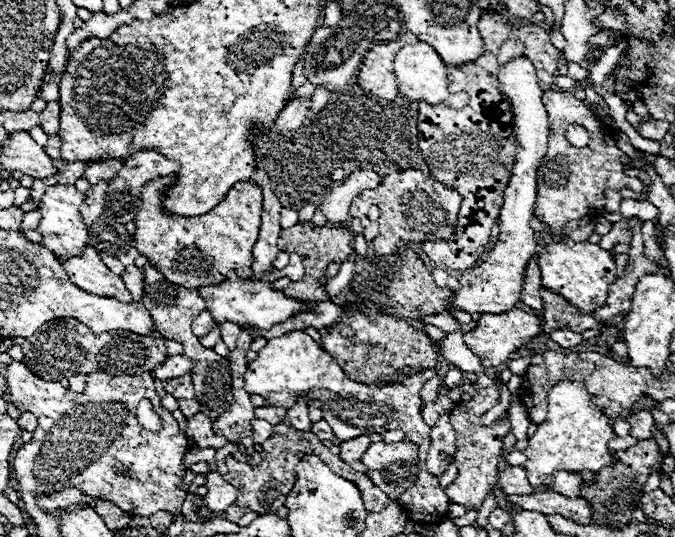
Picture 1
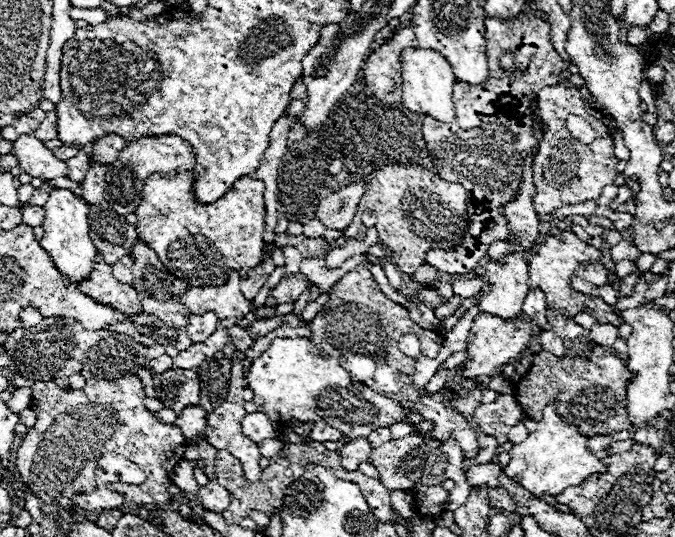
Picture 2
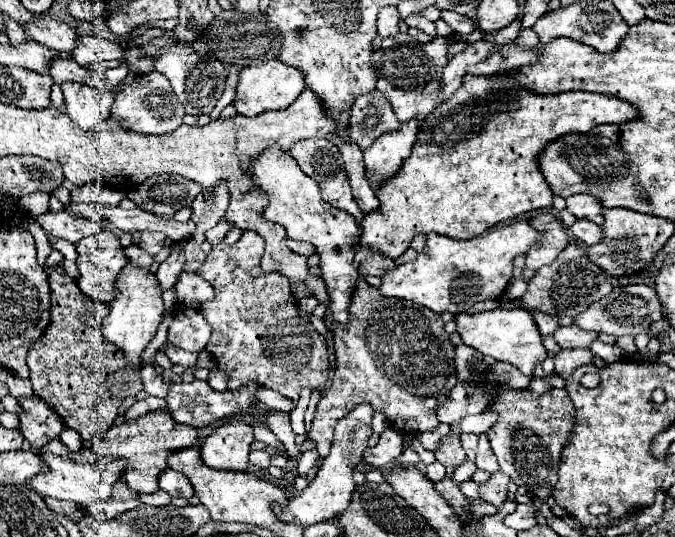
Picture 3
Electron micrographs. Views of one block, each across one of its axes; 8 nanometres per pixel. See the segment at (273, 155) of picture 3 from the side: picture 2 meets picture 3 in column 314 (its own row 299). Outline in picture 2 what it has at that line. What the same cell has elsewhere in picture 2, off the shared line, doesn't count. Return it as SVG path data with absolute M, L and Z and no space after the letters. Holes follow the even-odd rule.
M231 271L228 282L222 286L192 286L184 296L182 302L192 312L214 312L220 320L222 318L246 318L248 312L256 312L256 318L270 320L276 314L276 306L256 306L254 302L246 300L240 292L240 276Z

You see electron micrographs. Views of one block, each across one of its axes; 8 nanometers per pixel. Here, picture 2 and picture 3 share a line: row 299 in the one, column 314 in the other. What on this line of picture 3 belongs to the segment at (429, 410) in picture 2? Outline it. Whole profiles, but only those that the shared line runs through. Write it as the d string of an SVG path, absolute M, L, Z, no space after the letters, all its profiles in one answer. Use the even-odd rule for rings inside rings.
M244 232L242 238L228 246L216 244L200 266L198 274L208 280L214 288L214 300L202 304L200 312L208 320L212 328L212 338L206 346L206 352L212 356L218 368L228 374L228 388L240 388L242 384L254 380L266 388L280 392L286 398L298 400L302 388L318 388L324 390L330 370L328 358L328 342L322 338L314 326L298 314L296 300L290 292L290 282L284 276L264 274L260 270L260 258L264 252L264 238L256 232Z

